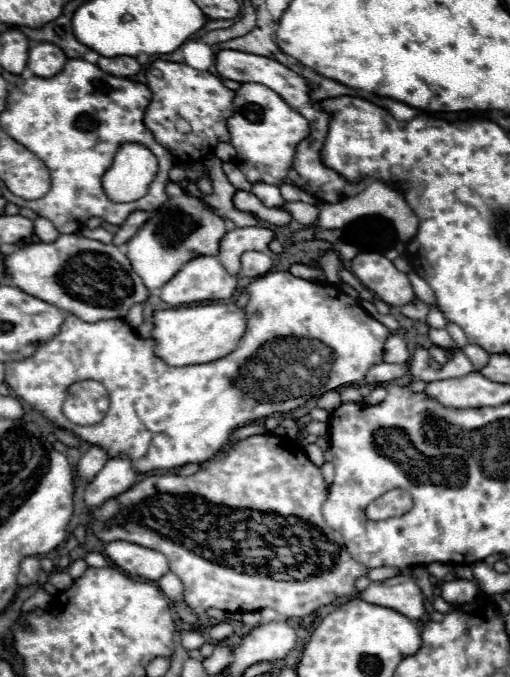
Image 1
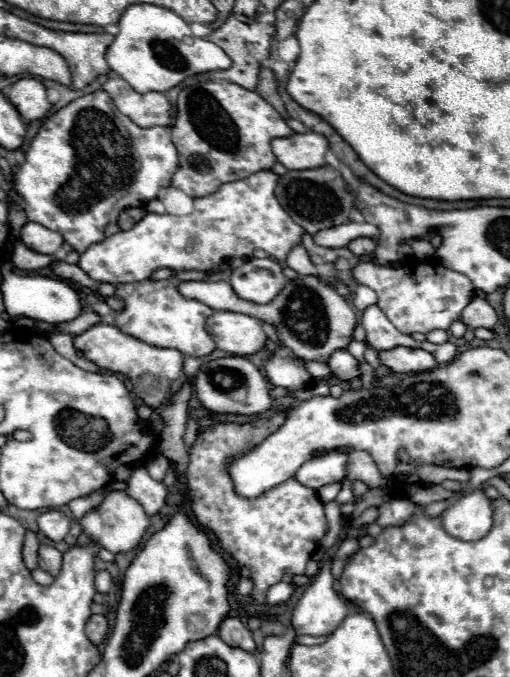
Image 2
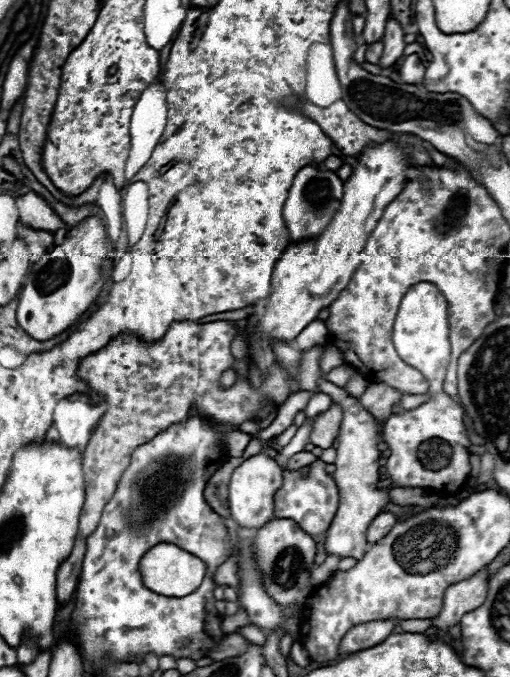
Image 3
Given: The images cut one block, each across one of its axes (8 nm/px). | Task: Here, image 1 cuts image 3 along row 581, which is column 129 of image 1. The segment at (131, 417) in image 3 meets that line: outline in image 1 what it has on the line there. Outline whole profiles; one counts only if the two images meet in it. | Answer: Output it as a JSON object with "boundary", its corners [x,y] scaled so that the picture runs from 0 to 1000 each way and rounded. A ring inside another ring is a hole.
{"boundary":[[[227,83],[227,86],[196,86],[192,89],[192,97],[204,103],[204,106],[212,106],[212,109],[220,109],[220,112],[239,112],[239,115],[259,115],[259,112],[267,112],[271,106],[275,106],[275,95],[271,95],[271,89],[267,86],[259,86],[259,83]]]}

